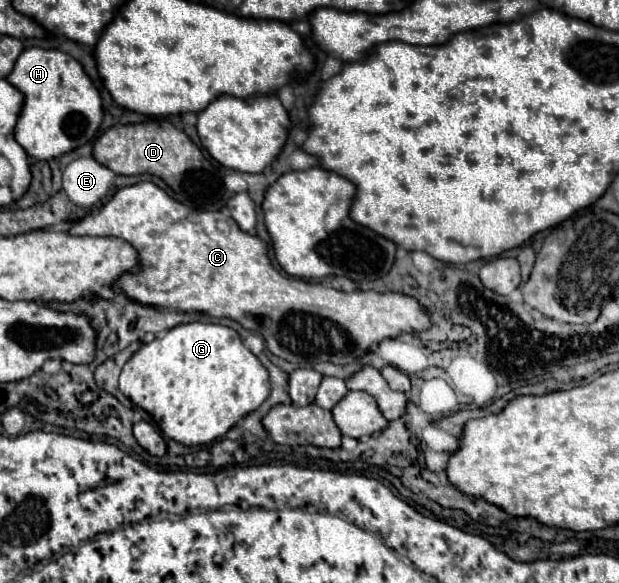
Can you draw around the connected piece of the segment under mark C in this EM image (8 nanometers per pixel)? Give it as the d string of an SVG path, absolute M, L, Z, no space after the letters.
M139 182L133 186L117 188L117 192L101 206L101 210L75 220L69 228L69 234L115 236L123 238L137 250L139 270L121 274L113 284L115 290L123 292L131 300L153 308L205 312L215 318L231 318L243 328L259 332L265 338L267 348L275 356L295 364L313 366L325 360L333 360L335 364L347 364L357 360L365 352L375 350L383 338L395 338L401 332L421 332L429 326L427 312L411 296L395 292L381 294L375 290L343 292L331 286L325 288L321 284L303 282L291 276L287 278L271 264L267 256L267 244L261 238L239 230L237 222L227 216L227 212L197 210L197 216L193 218L191 208L185 208L185 204L173 200L163 188L153 182Z

